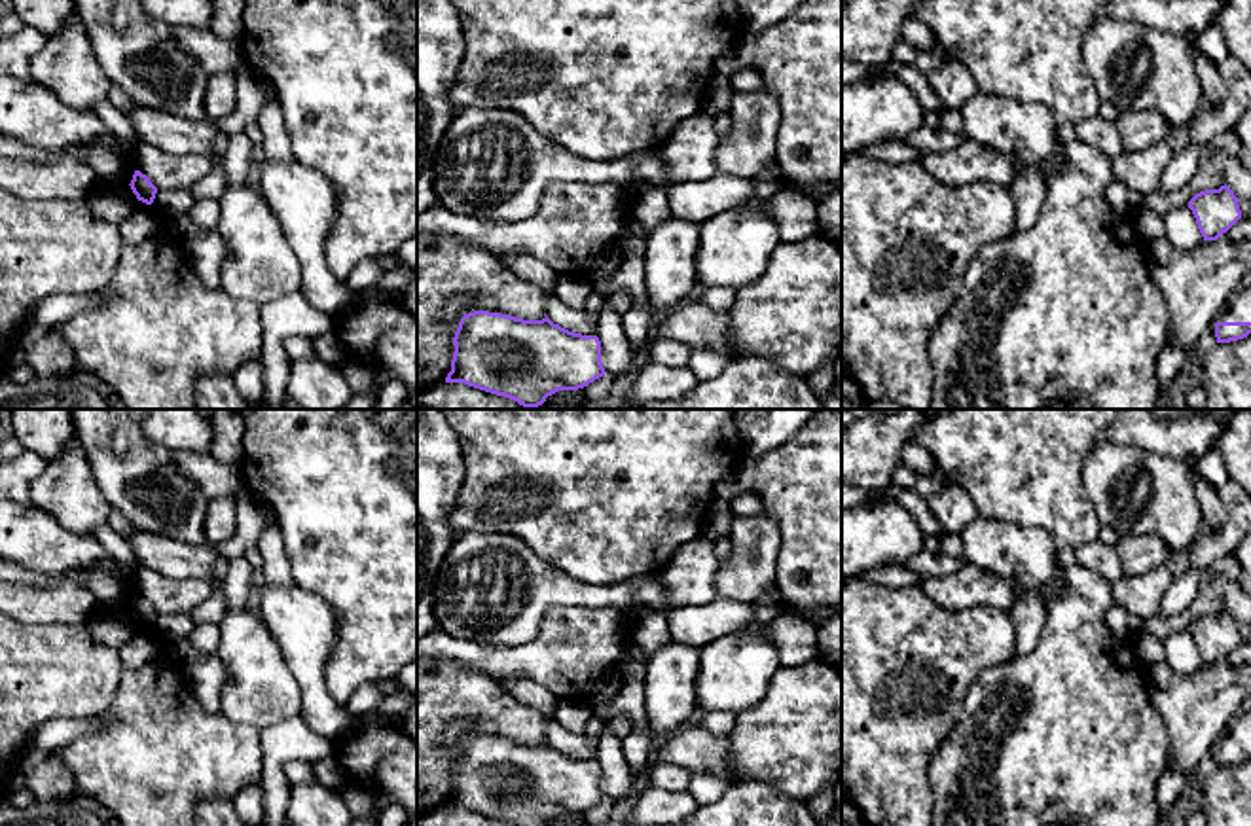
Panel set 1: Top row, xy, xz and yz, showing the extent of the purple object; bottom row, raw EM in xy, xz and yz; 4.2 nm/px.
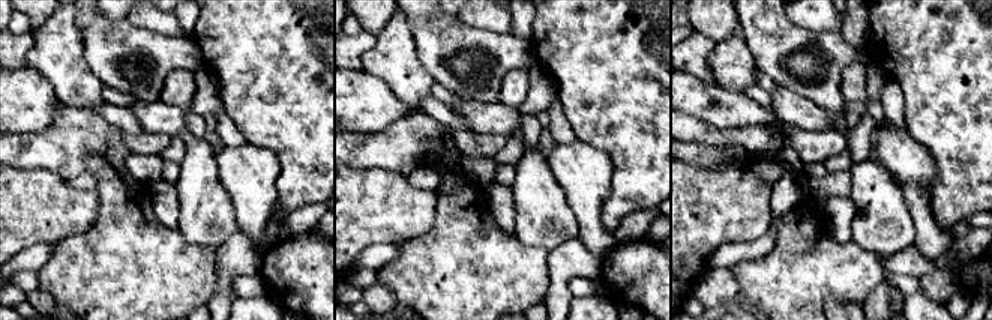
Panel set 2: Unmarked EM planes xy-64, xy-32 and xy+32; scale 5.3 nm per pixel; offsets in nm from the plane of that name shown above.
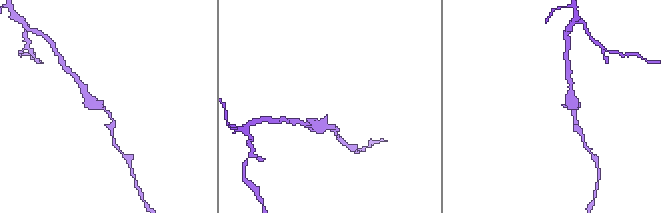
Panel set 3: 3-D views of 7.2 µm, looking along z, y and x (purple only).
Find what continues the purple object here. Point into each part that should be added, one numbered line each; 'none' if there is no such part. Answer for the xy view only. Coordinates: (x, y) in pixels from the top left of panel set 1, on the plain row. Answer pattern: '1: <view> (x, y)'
none

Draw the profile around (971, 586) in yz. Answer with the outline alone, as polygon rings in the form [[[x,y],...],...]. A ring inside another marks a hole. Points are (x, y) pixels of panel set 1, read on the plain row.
[[[972,563],[944,578],[927,578],[921,589],[946,610],[989,606],[1008,612],[1020,595],[1020,585],[999,578]]]

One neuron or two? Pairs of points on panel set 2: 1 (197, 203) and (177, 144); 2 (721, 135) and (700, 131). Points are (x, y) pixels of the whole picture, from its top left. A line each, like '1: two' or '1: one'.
1: two
2: one

